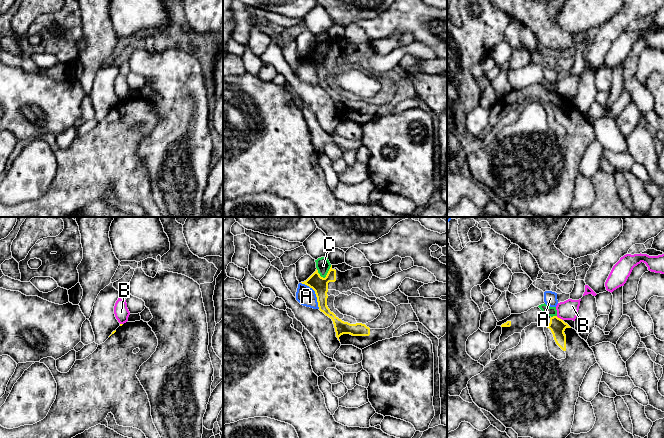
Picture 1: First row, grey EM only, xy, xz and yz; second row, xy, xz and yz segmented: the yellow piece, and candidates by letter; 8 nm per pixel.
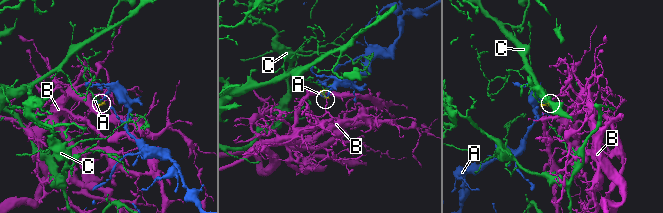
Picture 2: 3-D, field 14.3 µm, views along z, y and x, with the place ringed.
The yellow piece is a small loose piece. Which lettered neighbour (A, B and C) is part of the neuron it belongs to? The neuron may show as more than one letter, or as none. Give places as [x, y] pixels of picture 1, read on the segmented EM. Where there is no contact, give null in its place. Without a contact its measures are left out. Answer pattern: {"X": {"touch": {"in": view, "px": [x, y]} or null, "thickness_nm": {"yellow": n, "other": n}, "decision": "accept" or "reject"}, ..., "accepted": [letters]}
{"A": {"touch": {"in": "xz", "px": [315, 293]}, "thickness_nm": {"yellow": 130, "other": 150}, "decision": "reject"}, "B": {"touch": {"in": "yz", "px": [559, 318]}, "thickness_nm": {"yellow": 130, "other": 160}, "decision": "reject"}, "C": {"touch": {"in": "xz", "px": [326, 275]}, "thickness_nm": {"yellow": 130, "other": 120}, "decision": "reject"}, "accepted": []}

